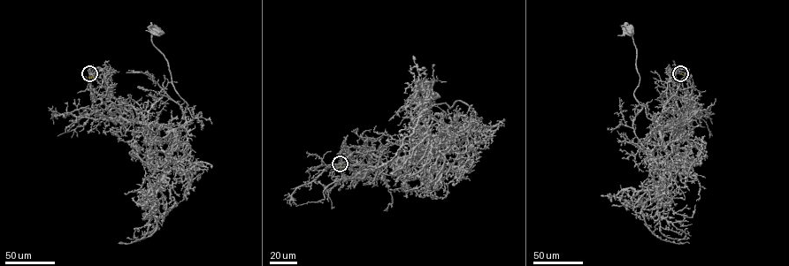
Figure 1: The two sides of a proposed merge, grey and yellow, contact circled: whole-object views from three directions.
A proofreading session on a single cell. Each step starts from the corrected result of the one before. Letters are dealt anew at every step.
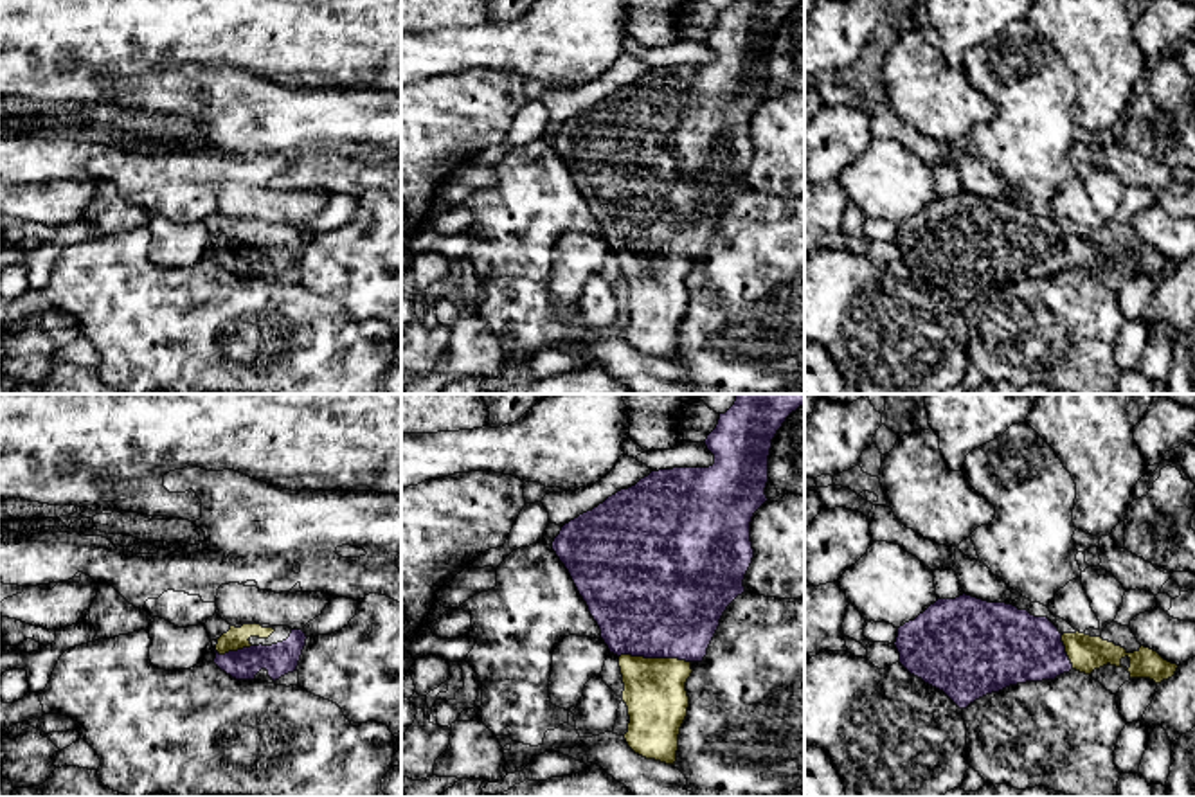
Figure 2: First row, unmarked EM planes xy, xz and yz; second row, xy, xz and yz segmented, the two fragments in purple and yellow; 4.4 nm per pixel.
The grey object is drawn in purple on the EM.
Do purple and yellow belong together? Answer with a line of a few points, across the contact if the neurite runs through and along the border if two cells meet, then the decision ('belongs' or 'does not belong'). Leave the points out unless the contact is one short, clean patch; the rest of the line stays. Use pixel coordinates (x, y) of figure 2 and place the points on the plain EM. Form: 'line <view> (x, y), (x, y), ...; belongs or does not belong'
line xz (657, 198), (655, 254), (655, 292); belongs

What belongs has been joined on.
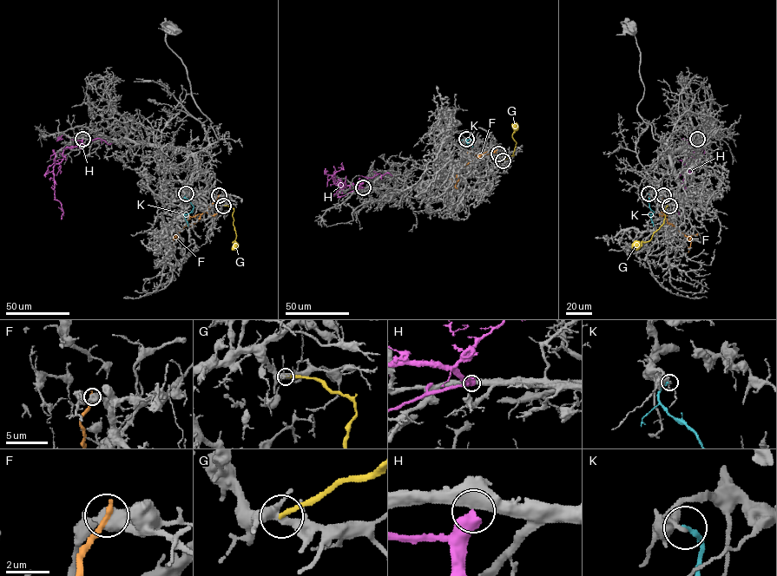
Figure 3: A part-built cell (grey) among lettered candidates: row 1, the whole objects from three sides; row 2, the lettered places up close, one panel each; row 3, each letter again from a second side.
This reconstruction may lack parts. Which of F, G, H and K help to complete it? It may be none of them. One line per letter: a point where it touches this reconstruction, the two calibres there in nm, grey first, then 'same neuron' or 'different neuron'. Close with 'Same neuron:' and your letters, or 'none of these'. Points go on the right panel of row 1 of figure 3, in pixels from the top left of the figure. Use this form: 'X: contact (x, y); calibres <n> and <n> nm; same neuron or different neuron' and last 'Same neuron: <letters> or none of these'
F: contact (663, 195); calibres 550 and 320 nm; different neuron
G: contact (669, 206); calibres 320 and 240 nm; different neuron
H: contact (697, 139); calibres 500 and 550 nm; different neuron
K: contact (648, 193); calibres 180 and 220 nm; different neuron
Same neuron: none of these

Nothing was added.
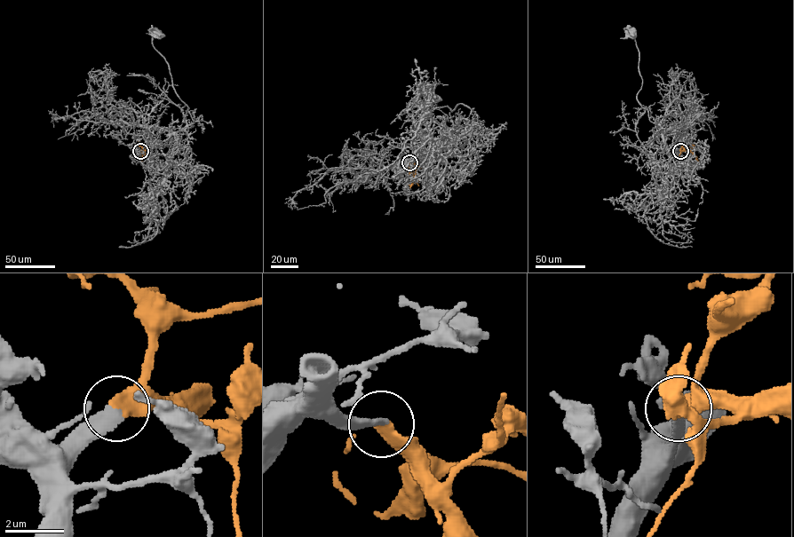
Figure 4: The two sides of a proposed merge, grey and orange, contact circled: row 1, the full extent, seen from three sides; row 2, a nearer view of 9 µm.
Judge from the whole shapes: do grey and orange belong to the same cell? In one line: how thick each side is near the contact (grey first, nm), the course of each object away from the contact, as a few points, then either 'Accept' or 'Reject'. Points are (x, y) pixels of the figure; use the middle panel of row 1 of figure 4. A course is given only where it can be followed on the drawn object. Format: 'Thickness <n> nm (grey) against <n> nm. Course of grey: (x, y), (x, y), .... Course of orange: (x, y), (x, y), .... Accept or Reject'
Thickness 360 nm (grey) against 400 nm. Course of grey: (409, 162), (400, 162), (442, 150), (480, 126), (464, 104), (451, 112), (429, 106), (424, 100), (430, 97). Course of orange: (409, 162), (414, 169), (414, 181), (409, 187). Accept

